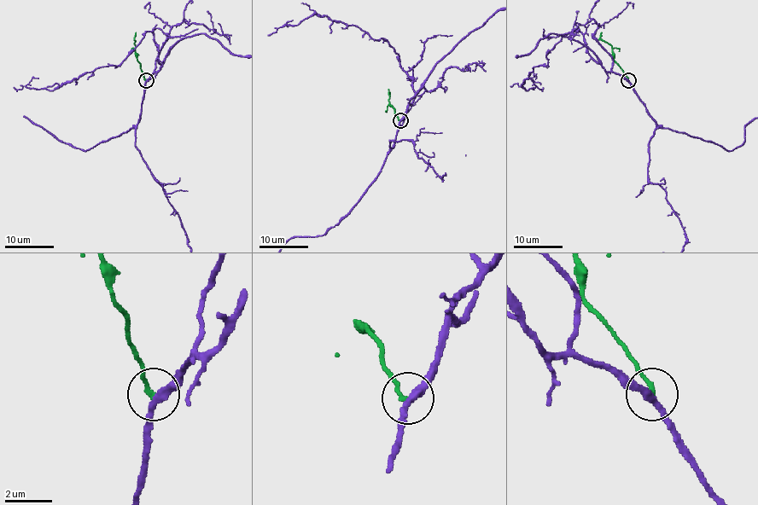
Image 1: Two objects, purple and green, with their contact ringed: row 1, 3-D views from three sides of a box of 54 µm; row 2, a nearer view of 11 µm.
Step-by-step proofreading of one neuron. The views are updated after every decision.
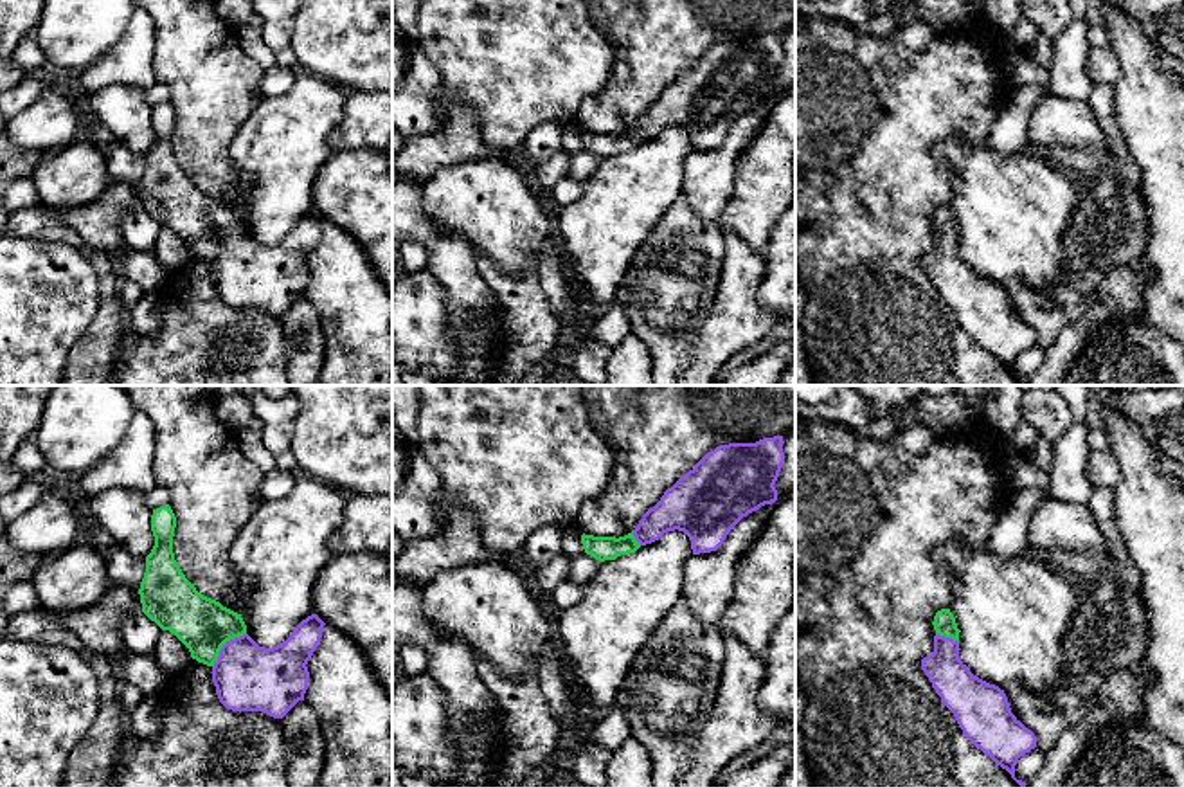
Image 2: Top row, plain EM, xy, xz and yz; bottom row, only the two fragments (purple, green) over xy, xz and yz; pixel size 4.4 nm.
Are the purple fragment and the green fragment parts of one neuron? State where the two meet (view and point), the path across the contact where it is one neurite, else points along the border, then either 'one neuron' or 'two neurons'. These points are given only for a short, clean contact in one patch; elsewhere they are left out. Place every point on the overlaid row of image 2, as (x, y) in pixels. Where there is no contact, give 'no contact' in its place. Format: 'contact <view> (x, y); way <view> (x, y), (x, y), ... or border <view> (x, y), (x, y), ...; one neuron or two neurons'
contact xy (224, 645); way xy (249, 678), (224, 645), (204, 625); one neuron

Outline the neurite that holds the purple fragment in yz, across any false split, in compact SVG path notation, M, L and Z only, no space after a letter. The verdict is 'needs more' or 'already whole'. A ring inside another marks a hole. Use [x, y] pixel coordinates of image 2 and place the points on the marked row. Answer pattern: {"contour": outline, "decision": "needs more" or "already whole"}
{"contour": "M941 609L934 616L934 652L921 659L921 670L932 683L941 702L954 713L964 737L1006 769L1011 778L1026 787L1026 782L1015 778L1015 765L1020 756L1036 747L1036 737L1013 713L1004 690L973 675L959 659L959 629L950 609Z", "decision": "needs more"}

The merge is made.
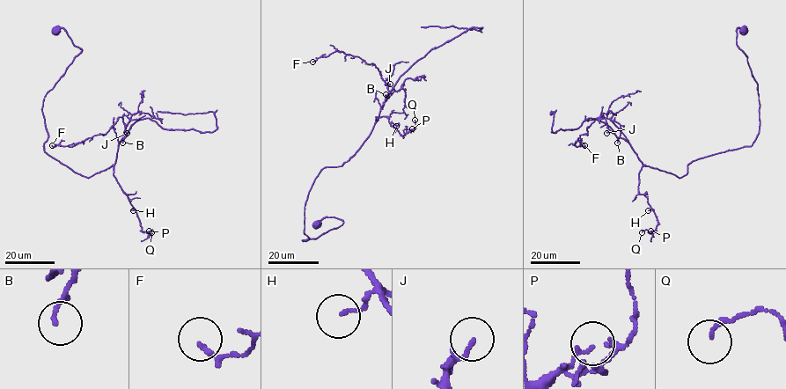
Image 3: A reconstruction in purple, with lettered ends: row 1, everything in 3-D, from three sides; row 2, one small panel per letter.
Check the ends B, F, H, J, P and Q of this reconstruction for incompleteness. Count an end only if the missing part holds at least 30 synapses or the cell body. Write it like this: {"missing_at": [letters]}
{"missing_at": []}

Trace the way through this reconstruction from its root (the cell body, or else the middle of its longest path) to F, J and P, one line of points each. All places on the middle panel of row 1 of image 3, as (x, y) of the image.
F: (317, 222), (343, 223), (302, 240), (315, 179), (355, 153), (388, 90), (357, 56), (312, 62)
J: (317, 222), (343, 223), (302, 240), (315, 179), (360, 147), (390, 84)
P: (317, 222), (343, 223), (302, 240), (315, 179), (350, 158), (376, 117), (385, 116), (402, 136), (412, 128)

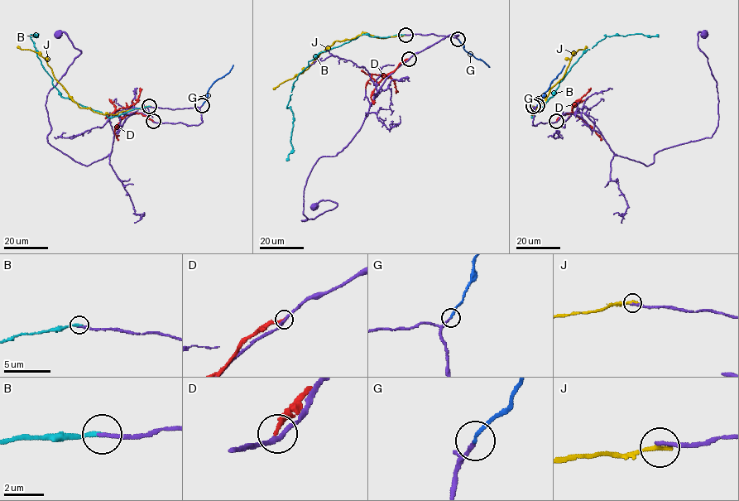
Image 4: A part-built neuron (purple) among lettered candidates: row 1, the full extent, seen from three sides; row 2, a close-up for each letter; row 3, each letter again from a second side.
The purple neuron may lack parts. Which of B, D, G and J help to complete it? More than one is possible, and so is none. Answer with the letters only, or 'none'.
B, G

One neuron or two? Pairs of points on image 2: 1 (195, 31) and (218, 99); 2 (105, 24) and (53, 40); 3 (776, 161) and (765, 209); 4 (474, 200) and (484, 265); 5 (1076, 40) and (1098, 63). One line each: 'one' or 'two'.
1: one
2: one
3: one
4: two
5: two

